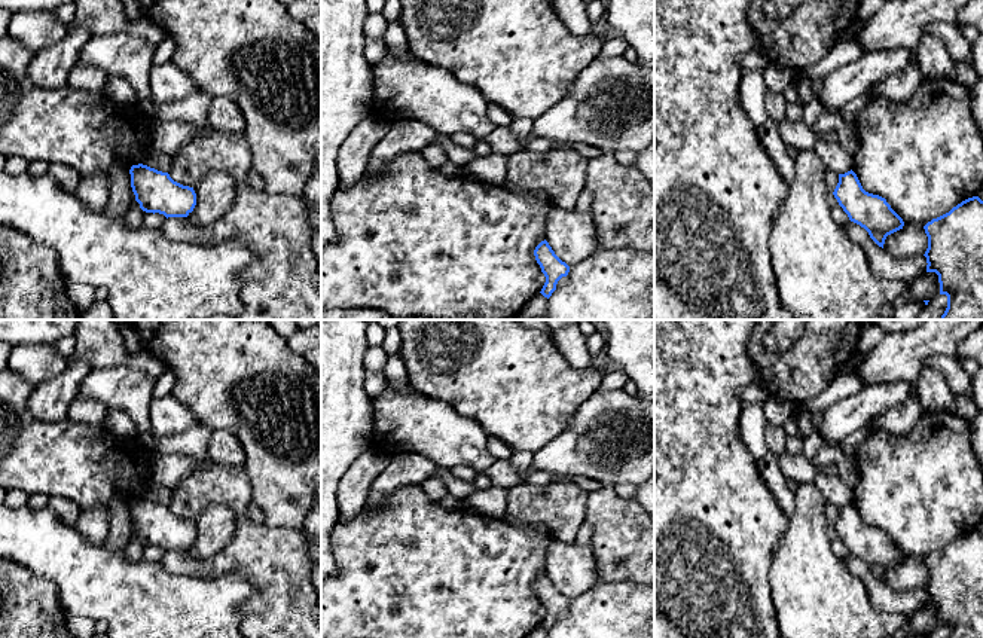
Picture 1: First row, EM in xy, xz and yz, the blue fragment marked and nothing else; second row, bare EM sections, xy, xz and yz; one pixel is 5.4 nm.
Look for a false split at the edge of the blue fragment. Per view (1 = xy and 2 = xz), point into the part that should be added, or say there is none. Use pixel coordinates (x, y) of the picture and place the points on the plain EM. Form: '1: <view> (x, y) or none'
1: none
2: none

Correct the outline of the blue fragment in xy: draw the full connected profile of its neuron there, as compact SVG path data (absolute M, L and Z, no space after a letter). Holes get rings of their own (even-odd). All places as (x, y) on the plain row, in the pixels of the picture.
M132 498L129 503L135 534L146 546L168 550L187 550L196 538L193 521L174 515L168 506L147 498Z

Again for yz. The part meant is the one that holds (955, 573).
M968 531L925 559L926 605L935 605L947 638L983 638L983 534Z

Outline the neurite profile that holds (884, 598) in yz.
M854 555L843 558L848 570L864 584L871 605L879 611L915 614L926 605L926 590L895 590L879 580L868 565Z

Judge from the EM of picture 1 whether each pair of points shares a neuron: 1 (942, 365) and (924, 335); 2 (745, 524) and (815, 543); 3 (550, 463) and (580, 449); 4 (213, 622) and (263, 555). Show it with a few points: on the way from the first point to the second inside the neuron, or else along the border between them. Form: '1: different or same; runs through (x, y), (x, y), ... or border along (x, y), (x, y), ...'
1: different; border along (955, 353), (928, 357), (922, 365)
2: different; border along (788, 521), (769, 567)
3: same; runs through (558, 458), (573, 452)
4: different; border along (211, 577), (238, 571), (256, 591)

